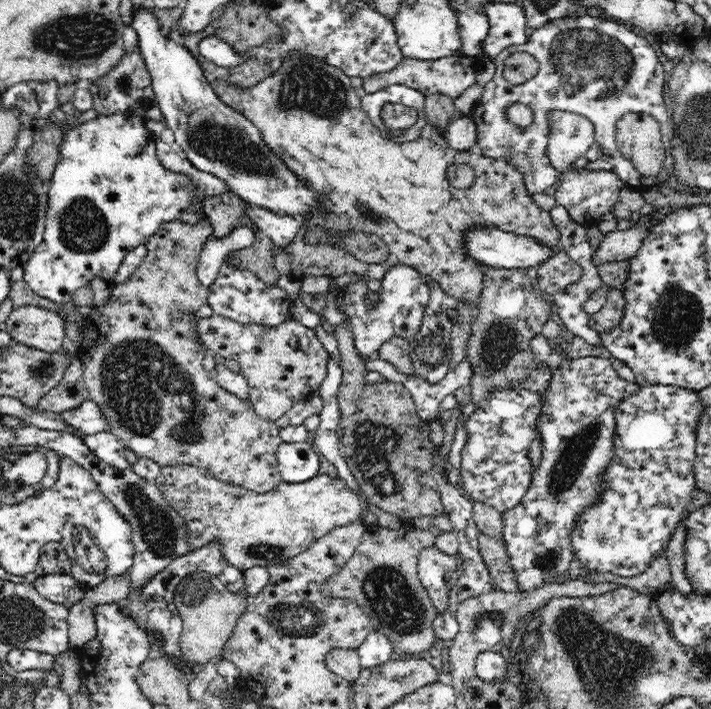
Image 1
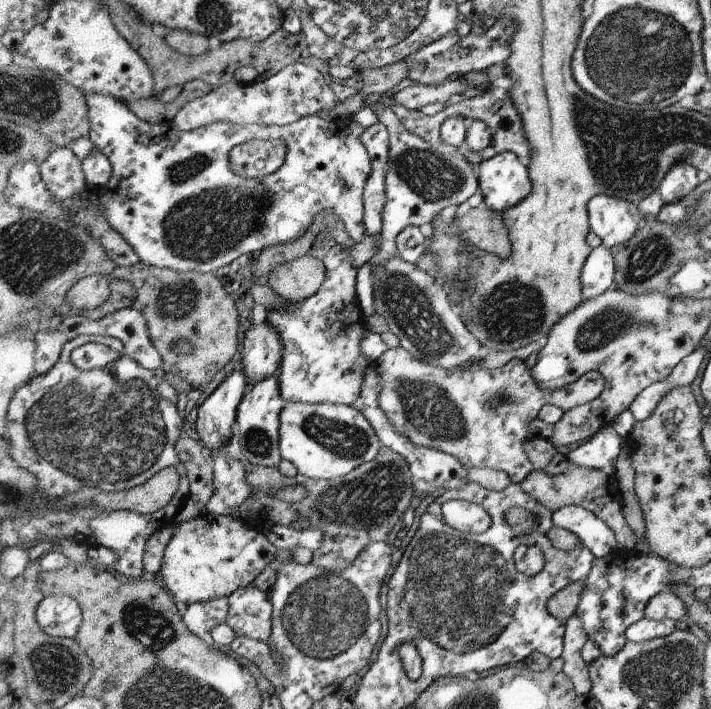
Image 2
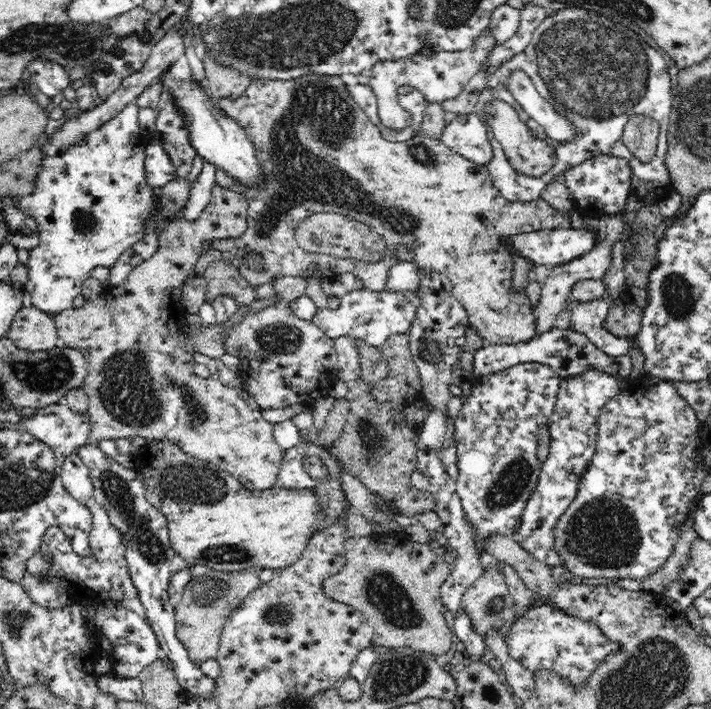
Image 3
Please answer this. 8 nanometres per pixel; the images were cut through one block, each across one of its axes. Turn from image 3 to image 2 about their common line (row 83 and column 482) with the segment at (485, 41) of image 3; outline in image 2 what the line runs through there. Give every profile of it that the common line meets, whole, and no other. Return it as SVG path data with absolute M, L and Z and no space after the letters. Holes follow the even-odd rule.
M398 346L373 362L382 391L379 408L397 434L411 444L435 449L455 457L467 470L488 468L506 472L512 483L520 483L534 468L524 446L531 436L531 423L540 410L551 403L564 412L595 400L602 392L604 378L596 371L576 383L556 391L540 391L531 370L517 358L502 368L446 371L442 367L416 359ZM497 399L501 399L492 405ZM491 406L491 407L487 407Z

